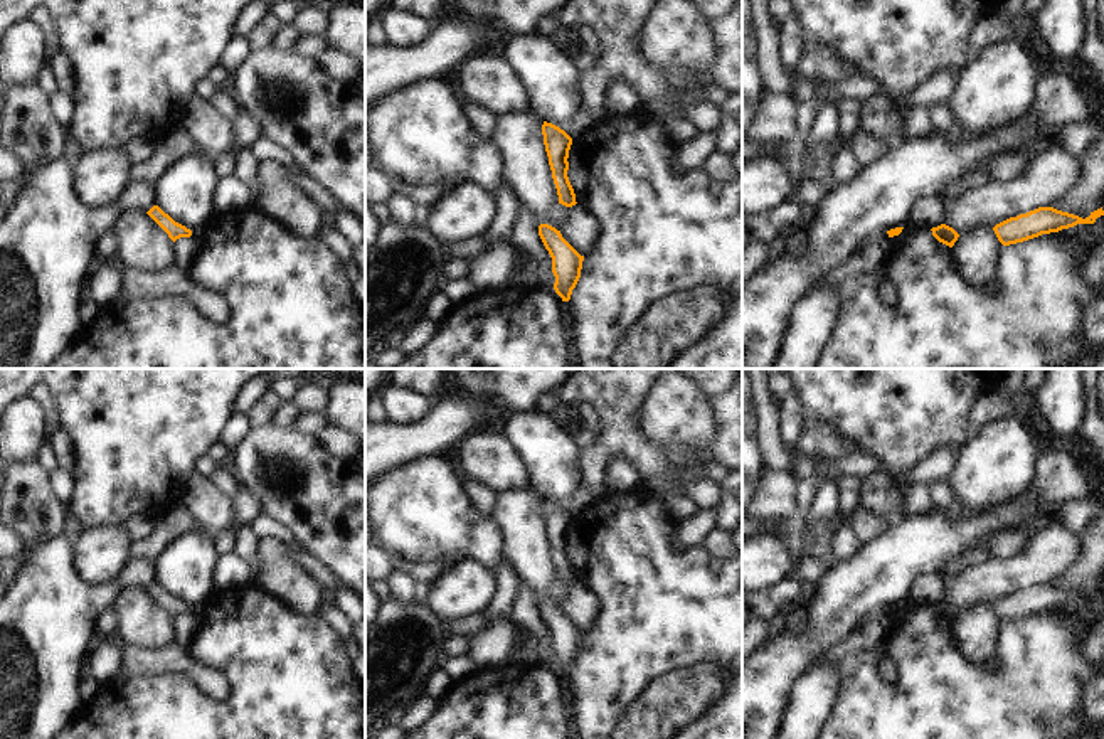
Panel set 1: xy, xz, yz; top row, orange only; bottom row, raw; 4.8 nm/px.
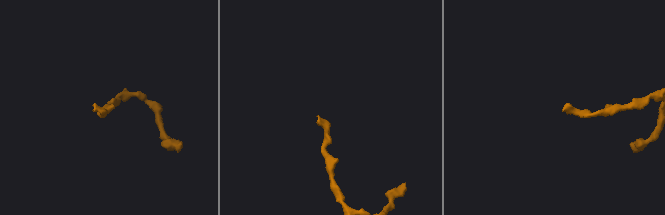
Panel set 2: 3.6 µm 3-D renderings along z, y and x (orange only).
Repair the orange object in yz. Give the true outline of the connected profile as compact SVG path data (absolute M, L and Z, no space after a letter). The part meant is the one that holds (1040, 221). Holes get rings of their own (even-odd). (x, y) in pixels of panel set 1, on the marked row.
M1038 207L996 224L993 231L1003 246L1010 246L1042 234L1059 232L1077 224L1094 224L1101 215L1104 215L1102 207L1091 212L1091 215L1085 219L1054 207Z

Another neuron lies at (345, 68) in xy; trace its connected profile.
M330 49L318 59L318 64L343 84L365 81L365 62L342 51Z

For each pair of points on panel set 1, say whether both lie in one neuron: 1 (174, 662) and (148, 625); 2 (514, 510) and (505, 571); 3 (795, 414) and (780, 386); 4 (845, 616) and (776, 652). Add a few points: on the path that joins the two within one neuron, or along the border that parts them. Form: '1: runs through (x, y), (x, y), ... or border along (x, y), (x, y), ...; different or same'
1: border along (174, 640), (155, 648), (125, 645); different
2: border along (512, 564), (519, 574); different
3: runs through (790, 408), (781, 393); same
4: runs through (828, 623), (808, 643), (793, 652); same

